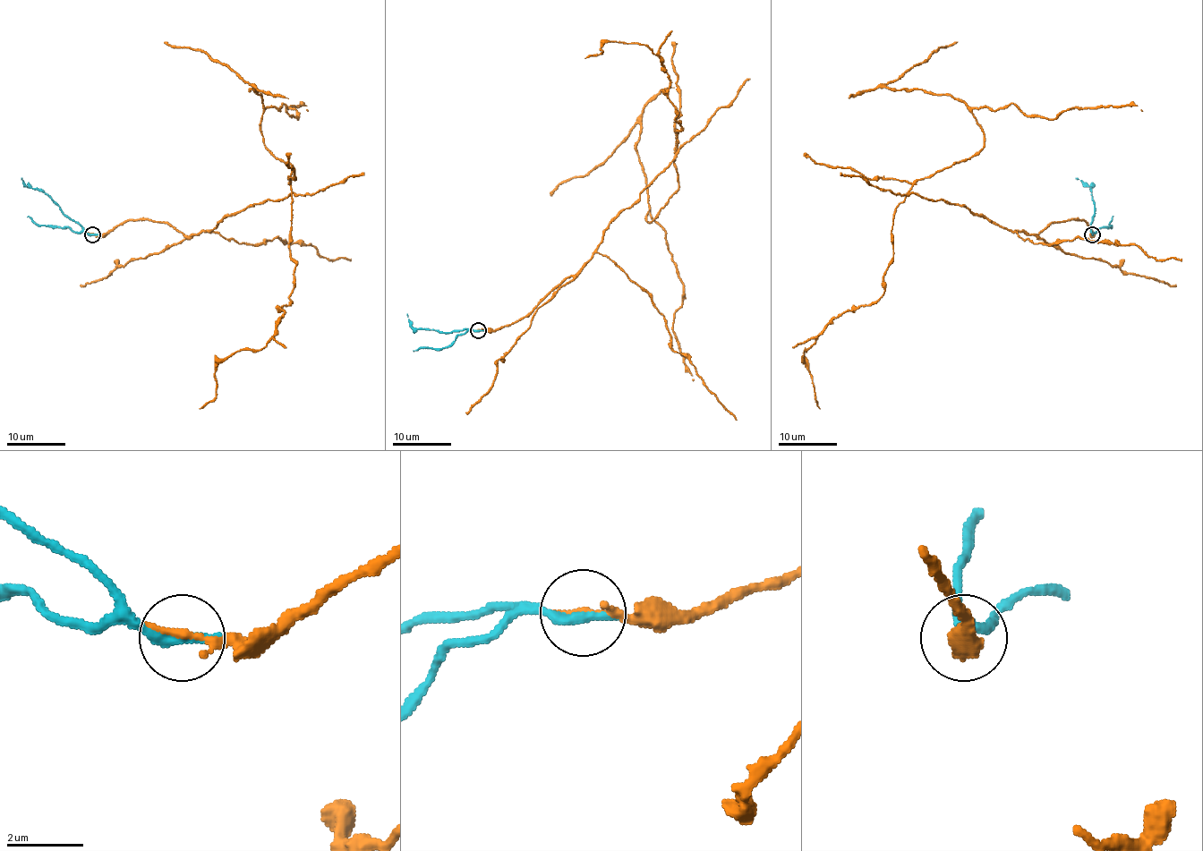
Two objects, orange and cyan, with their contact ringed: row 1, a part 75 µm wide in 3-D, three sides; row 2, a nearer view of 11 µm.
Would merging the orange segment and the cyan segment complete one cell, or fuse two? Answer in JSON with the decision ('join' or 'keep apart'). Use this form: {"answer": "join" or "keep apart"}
{"answer": "join"}

